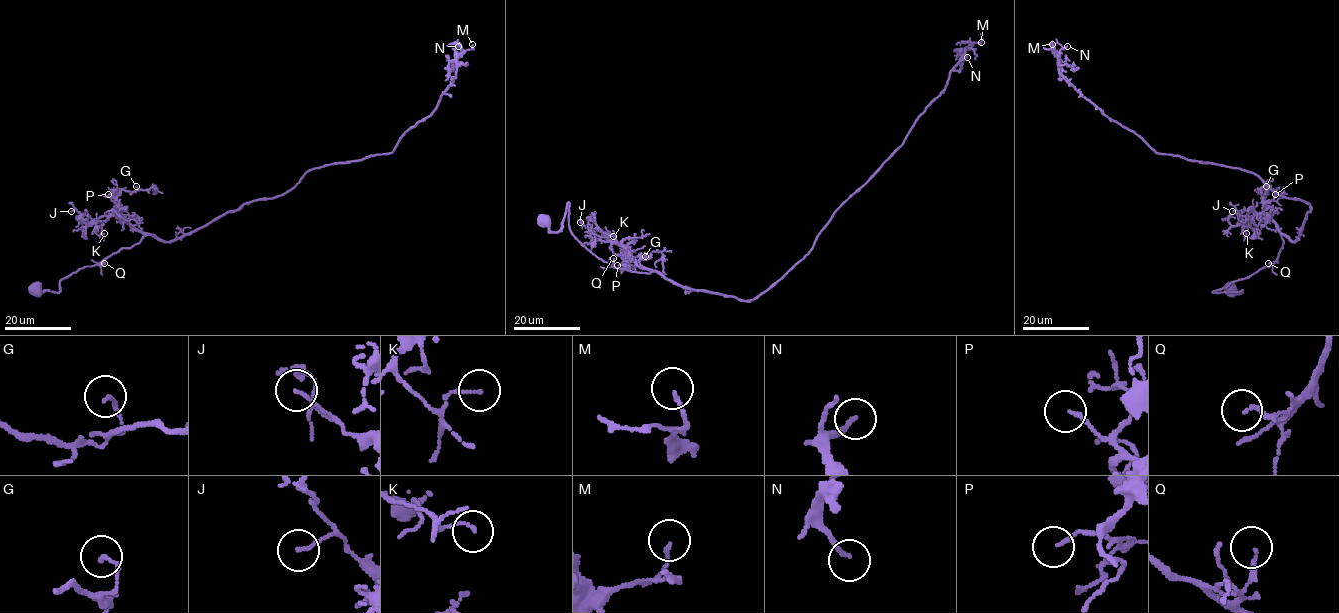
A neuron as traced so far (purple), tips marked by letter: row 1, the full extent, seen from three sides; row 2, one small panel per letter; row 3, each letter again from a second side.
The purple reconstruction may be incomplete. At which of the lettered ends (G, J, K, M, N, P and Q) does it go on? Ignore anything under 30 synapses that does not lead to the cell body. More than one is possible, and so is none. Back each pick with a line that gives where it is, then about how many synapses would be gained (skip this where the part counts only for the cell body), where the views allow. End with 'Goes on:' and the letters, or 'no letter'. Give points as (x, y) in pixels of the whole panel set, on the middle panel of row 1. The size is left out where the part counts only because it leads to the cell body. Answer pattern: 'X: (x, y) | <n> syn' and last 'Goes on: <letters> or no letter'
N: (967, 57) | 35 syn
Goes on: N

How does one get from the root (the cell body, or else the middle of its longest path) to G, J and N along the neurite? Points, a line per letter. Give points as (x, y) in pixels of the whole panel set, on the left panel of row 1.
G: (35, 289), (58, 292), (62, 279), (140, 242), (144, 235), (117, 211), (120, 191), (135, 192), (136, 186)
J: (35, 289), (58, 292), (62, 279), (131, 248), (144, 235), (119, 215), (85, 222), (76, 209), (71, 211)
N: (35, 289), (282, 195), (312, 169), (389, 154), (436, 108), (458, 46)

